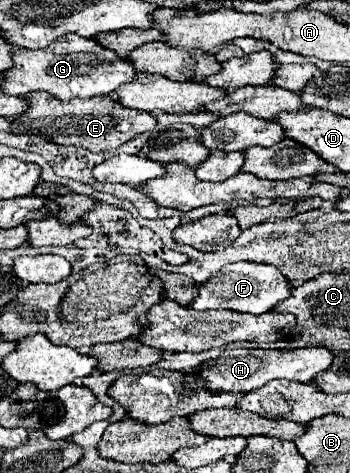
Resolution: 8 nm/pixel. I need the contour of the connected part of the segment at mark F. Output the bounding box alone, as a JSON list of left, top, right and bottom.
[191,262,291,314]

